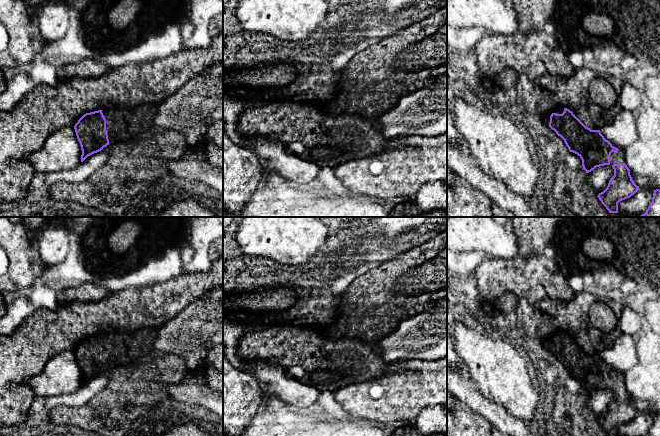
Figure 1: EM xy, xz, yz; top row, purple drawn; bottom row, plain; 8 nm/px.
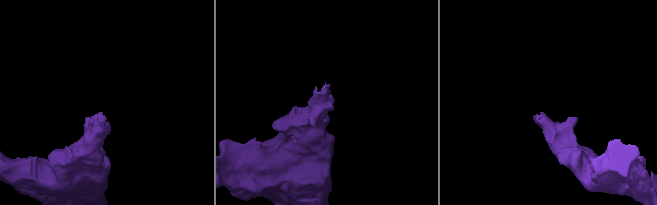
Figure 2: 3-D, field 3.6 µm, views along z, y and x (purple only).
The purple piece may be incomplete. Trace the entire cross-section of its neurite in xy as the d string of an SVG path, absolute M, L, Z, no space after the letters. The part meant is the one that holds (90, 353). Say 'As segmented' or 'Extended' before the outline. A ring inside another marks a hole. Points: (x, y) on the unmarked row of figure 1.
Extended. M158 329L110 330L84 338L74 353L80 367L81 386L109 368L126 366L148 356L155 347Z

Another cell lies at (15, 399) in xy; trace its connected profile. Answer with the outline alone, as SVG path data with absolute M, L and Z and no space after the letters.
M223 255L214 259L208 272L183 271L178 277L166 282L126 288L96 301L72 301L56 310L36 310L11 335L0 335L0 427L22 425L28 416L29 409L36 394L29 386L29 379L41 373L45 364L56 354L74 351L86 337L102 334L105 331L136 331L143 328L158 329L178 315L187 305L200 296L205 296L215 288L223 289Z

